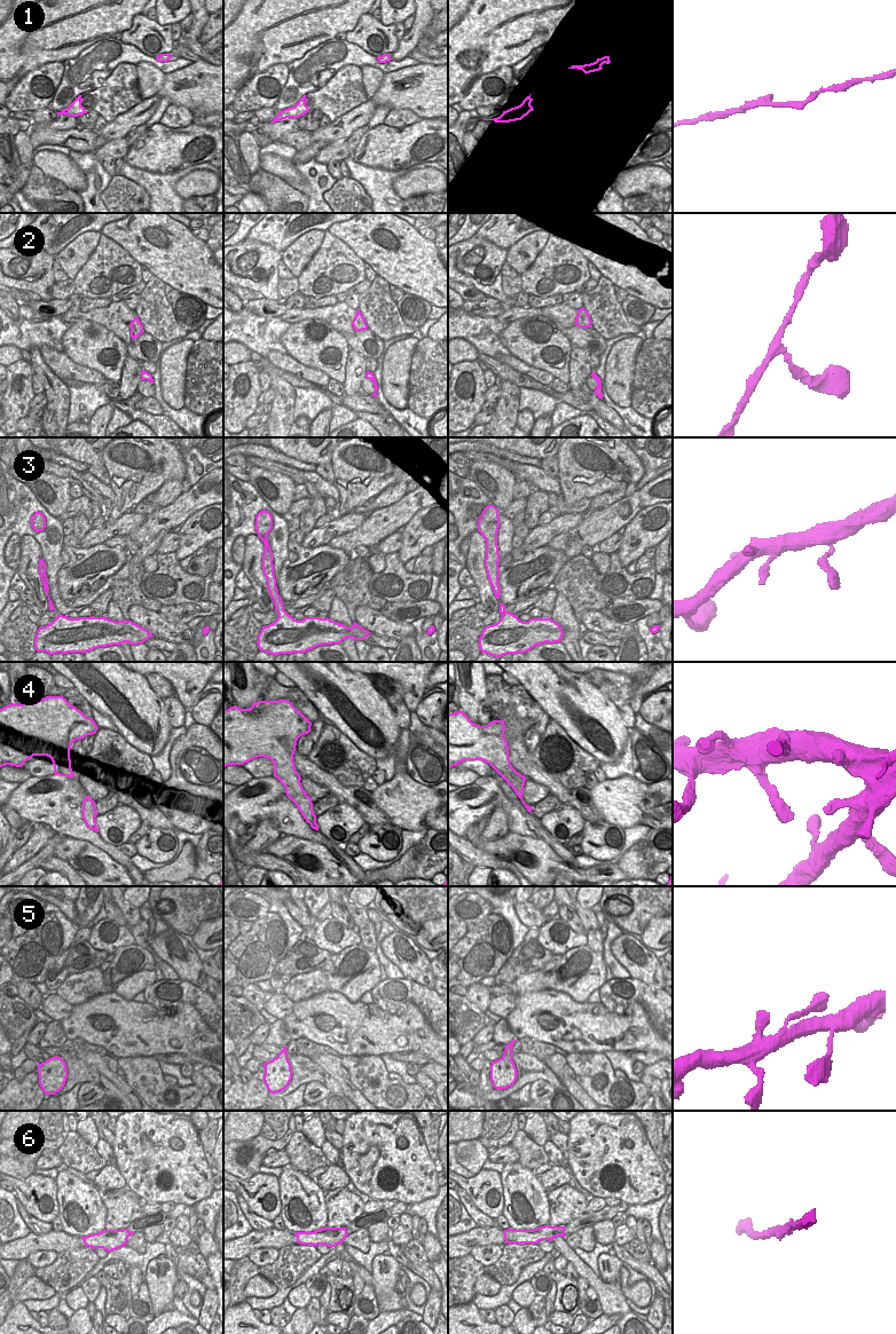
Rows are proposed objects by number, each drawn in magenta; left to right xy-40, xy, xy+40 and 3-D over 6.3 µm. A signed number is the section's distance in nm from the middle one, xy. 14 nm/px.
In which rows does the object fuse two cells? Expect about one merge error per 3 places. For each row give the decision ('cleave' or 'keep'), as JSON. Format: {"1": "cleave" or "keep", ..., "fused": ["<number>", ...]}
{"1": "keep", "2": "keep", "3": "keep", "4": "keep", "5": "keep", "6": "keep", "fused": []}

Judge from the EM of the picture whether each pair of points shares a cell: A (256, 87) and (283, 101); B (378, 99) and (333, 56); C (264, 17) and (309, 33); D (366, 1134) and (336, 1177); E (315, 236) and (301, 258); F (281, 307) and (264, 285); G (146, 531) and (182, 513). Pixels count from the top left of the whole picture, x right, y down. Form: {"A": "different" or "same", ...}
{"A": "different", "B": "different", "C": "same", "D": "different", "E": "same", "F": "different", "G": "same"}

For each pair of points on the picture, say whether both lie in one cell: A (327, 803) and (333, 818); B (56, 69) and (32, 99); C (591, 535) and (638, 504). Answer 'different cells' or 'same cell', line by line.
A: different cells
B: same cell
C: same cell

